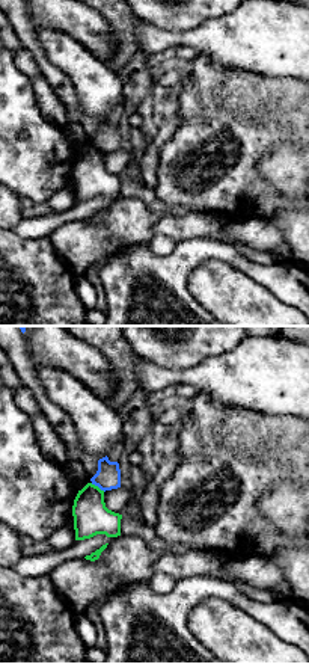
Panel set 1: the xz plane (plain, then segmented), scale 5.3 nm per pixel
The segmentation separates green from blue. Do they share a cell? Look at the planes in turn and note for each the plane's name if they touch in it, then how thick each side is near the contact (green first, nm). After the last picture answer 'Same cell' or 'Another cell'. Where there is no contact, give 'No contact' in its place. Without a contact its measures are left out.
Touches green in xz. Thickness 190 nm (green) against 140 nm

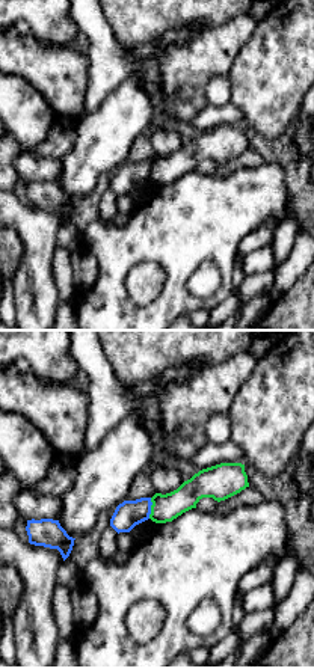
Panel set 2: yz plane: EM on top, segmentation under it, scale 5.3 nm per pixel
Touches green in yz. Thickness 140 nm (green) against 140 nm

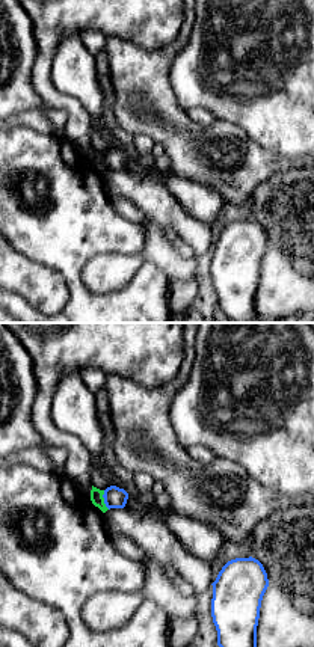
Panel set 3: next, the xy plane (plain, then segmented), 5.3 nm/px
Touches green in xy. Thickness 70 nm (green) against 110 nm

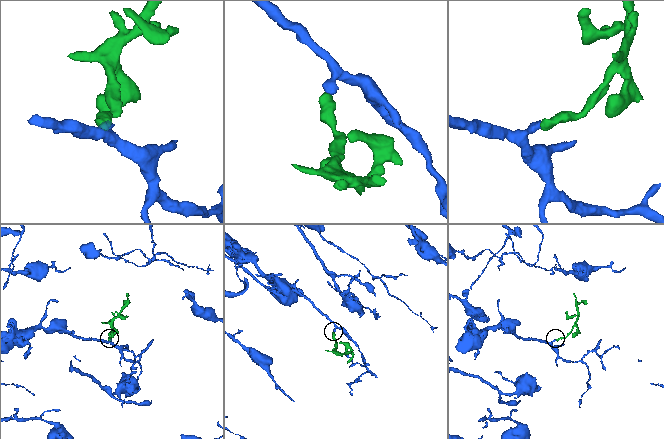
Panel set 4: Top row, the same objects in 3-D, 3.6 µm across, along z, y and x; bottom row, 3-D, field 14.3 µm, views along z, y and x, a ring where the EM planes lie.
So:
Another cell

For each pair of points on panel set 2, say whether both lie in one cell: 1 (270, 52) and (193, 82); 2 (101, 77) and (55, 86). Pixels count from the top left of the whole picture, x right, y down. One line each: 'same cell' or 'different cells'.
1: different cells
2: different cells

